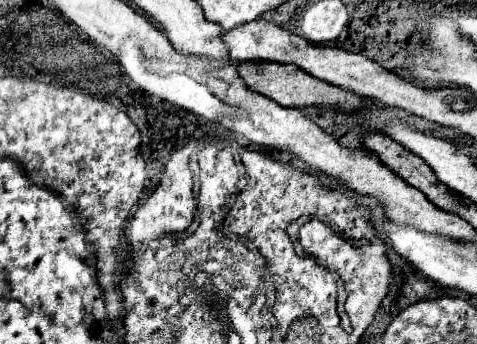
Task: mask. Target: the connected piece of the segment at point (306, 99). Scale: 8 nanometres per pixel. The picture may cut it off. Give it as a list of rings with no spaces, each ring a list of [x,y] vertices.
[[[248,62],[248,64],[240,64],[238,66],[238,74],[242,76],[244,84],[248,86],[248,90],[258,92],[262,96],[268,96],[272,100],[276,100],[280,106],[296,106],[296,108],[304,108],[304,106],[338,106],[344,108],[348,112],[356,110],[362,102],[360,96],[332,86],[328,82],[322,82],[306,72],[302,72],[298,66],[294,64],[278,64],[278,62]]]

